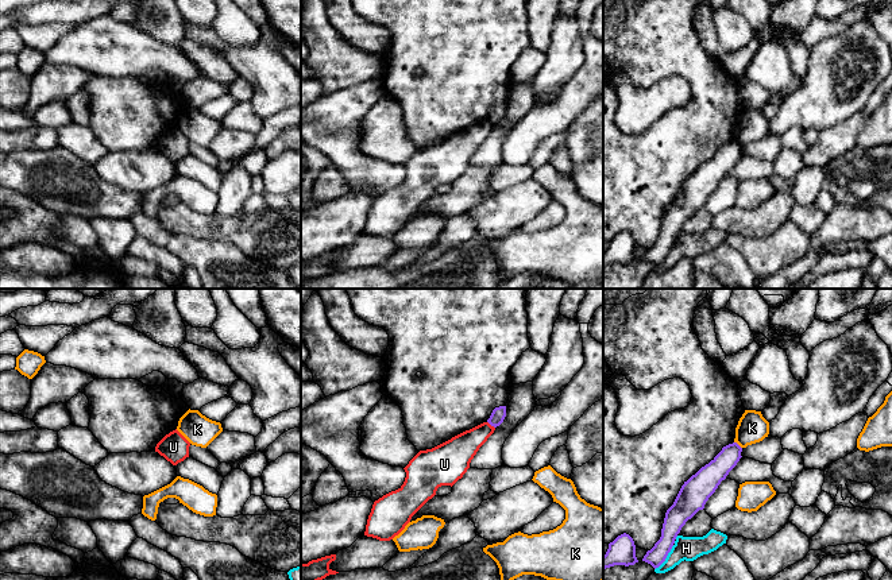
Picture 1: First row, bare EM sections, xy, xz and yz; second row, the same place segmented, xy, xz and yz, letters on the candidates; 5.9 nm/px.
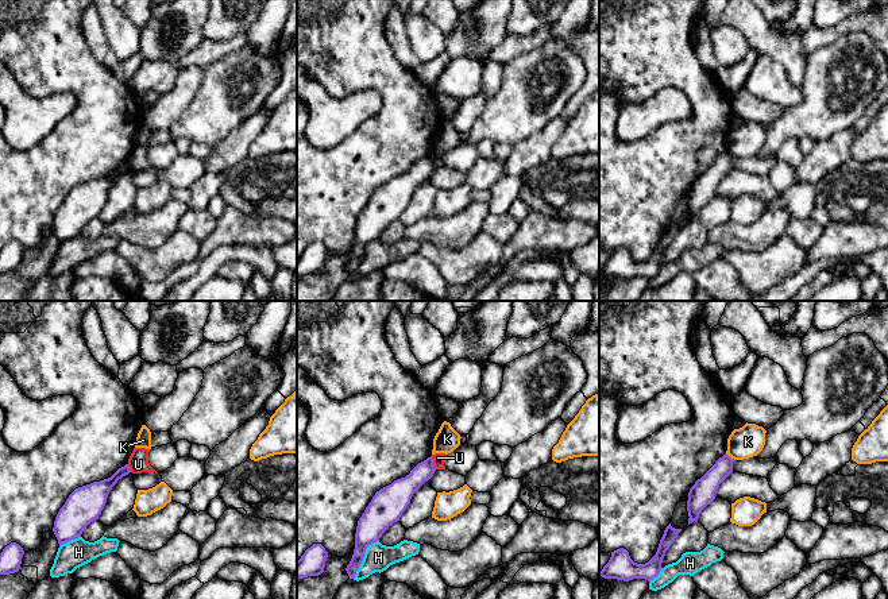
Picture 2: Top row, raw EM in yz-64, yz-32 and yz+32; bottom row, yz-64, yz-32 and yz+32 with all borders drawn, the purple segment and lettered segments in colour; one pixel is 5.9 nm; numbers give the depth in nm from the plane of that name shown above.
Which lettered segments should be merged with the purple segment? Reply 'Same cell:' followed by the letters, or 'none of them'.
Same cell: none of them

